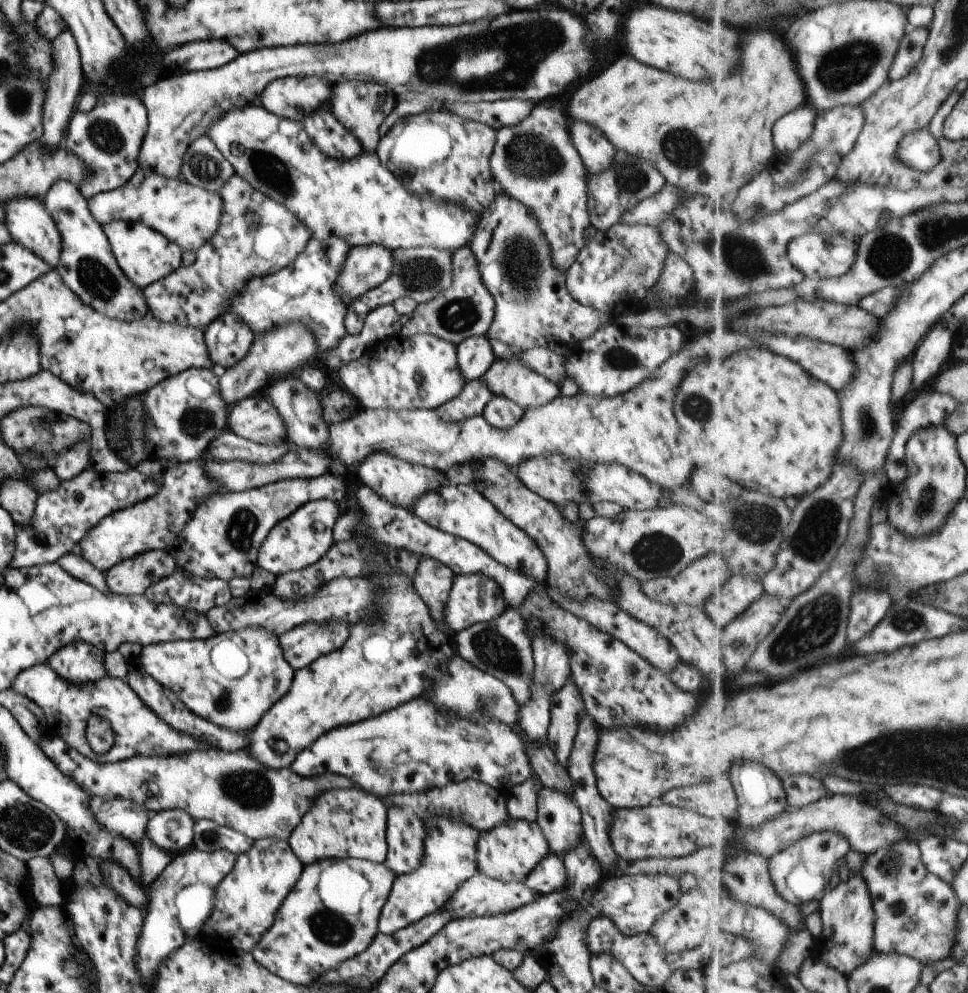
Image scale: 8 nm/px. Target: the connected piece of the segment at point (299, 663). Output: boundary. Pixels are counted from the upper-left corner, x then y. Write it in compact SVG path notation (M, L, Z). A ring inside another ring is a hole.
M310 622L279 636L279 643L284 660L297 671L312 664L320 656L340 650L348 637L348 626L344 622Z

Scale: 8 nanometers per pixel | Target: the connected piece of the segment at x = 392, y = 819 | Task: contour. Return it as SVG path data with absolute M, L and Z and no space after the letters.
M387 807L387 812L387 857L384 864L394 876L412 874L424 860L425 824L408 807Z

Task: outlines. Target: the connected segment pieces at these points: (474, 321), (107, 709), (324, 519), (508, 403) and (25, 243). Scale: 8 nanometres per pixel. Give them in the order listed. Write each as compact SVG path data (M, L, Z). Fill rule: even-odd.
M469 246L458 248L452 257L452 286L442 290L430 302L418 303L412 317L402 326L402 336L411 338L416 334L432 334L434 337L447 340L454 345L465 338L487 336L488 329L494 320L495 300L482 282L478 260Z
M46 663L23 670L16 676L11 689L30 698L42 708L44 716L52 727L53 735L64 739L68 746L100 764L128 760L134 756L174 756L174 754L188 754L192 750L212 748L206 742L194 740L186 732L178 732L170 728L160 716L156 716L146 706L145 702L142 702L125 680L108 677L78 686L78 684L64 682ZM90 716L106 718L112 724L115 741L114 746L106 754L96 754L86 740L86 727Z
M330 500L307 502L288 518L278 522L266 536L259 548L257 566L262 566L264 570L277 577L316 564L335 543L334 526L342 511L342 504Z
M493 396L484 407L482 415L490 426L506 432L512 426L516 426L524 414L525 410L518 404L514 404L512 400L502 398L502 396Z
M14 198L3 204L3 208L6 212L6 220L3 223L7 225L13 241L21 244L26 250L31 250L36 256L40 256L51 269L55 269L60 264L62 236L53 218L48 214L43 199Z

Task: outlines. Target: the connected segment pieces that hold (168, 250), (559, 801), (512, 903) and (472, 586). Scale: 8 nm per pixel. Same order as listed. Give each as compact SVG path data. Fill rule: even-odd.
M119 220L103 224L101 227L110 242L120 268L138 288L145 289L180 268L183 255L180 246L175 242L170 242L163 234L152 230L149 226L141 222Z
M544 786L538 788L537 802L536 822L548 840L550 854L564 858L584 838L580 809L568 794Z
M477 872L458 886L458 890L452 894L452 898L447 901L446 906L442 906L439 911L444 912L447 908L447 911L452 914L452 920L496 916L518 910L521 906L534 902L537 897L537 892L530 890L524 883L504 882Z
M484 574L454 575L448 602L444 606L444 622L446 622L446 628L450 628L450 630L454 630L454 633L457 633L473 624L490 622L493 618L500 616L506 609L502 589L493 578L488 578Z

